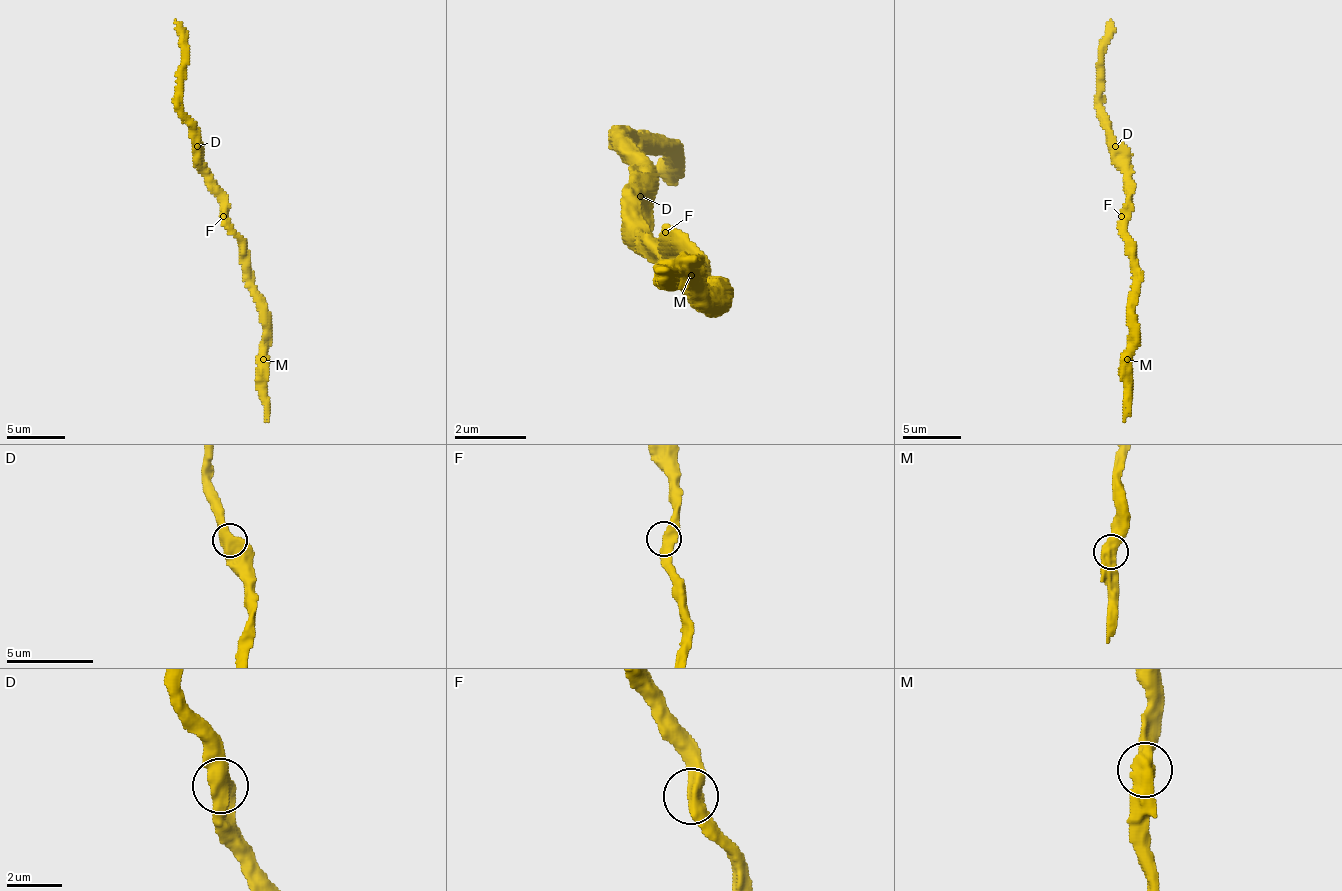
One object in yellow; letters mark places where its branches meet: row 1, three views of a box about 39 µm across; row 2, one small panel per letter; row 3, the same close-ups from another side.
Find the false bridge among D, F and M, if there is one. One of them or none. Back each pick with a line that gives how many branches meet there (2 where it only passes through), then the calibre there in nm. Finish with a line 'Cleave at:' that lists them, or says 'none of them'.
Cleave at: none of them

